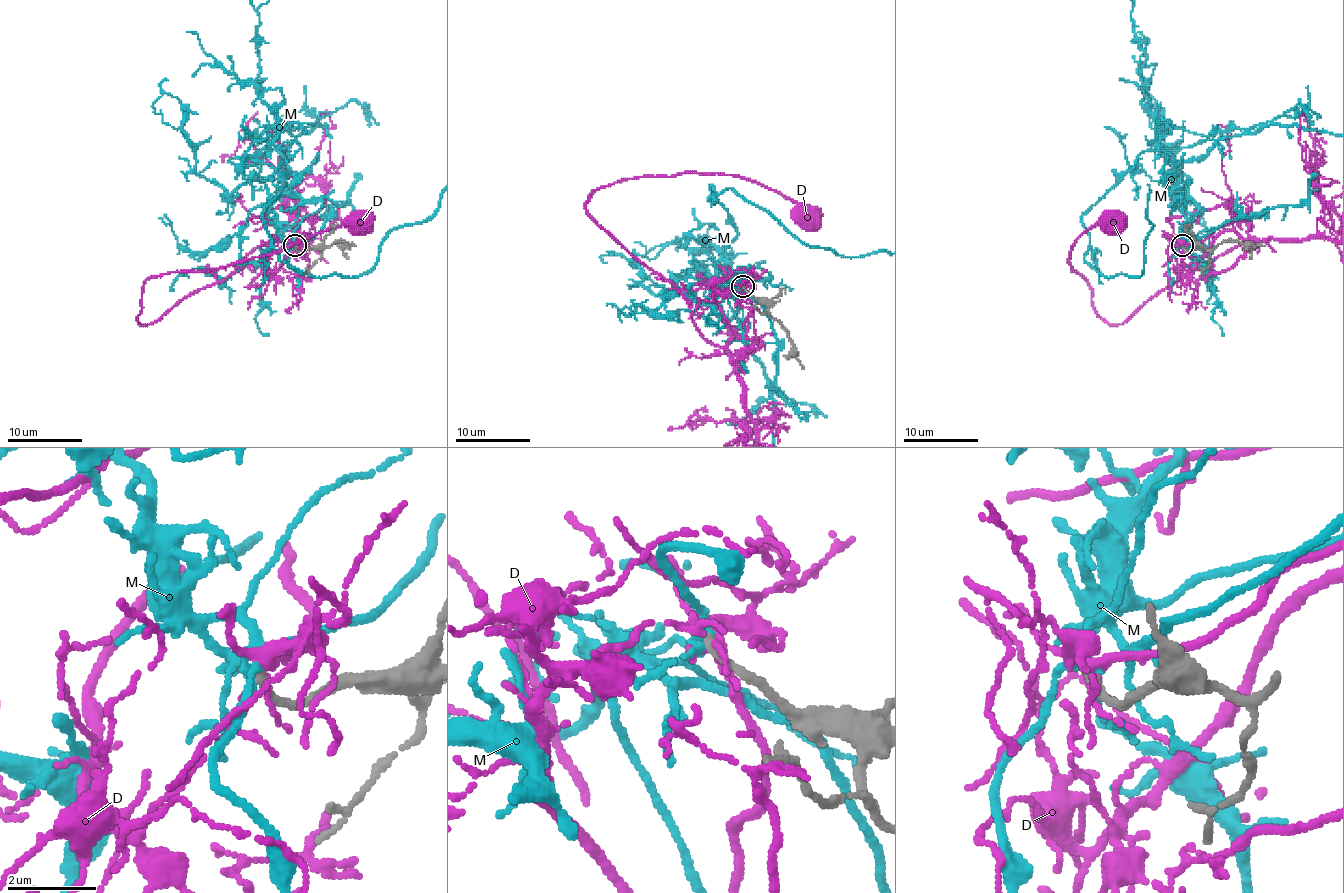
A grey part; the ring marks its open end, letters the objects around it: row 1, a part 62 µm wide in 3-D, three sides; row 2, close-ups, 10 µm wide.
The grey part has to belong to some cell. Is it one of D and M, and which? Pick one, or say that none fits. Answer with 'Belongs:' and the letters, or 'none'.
Belongs: M

